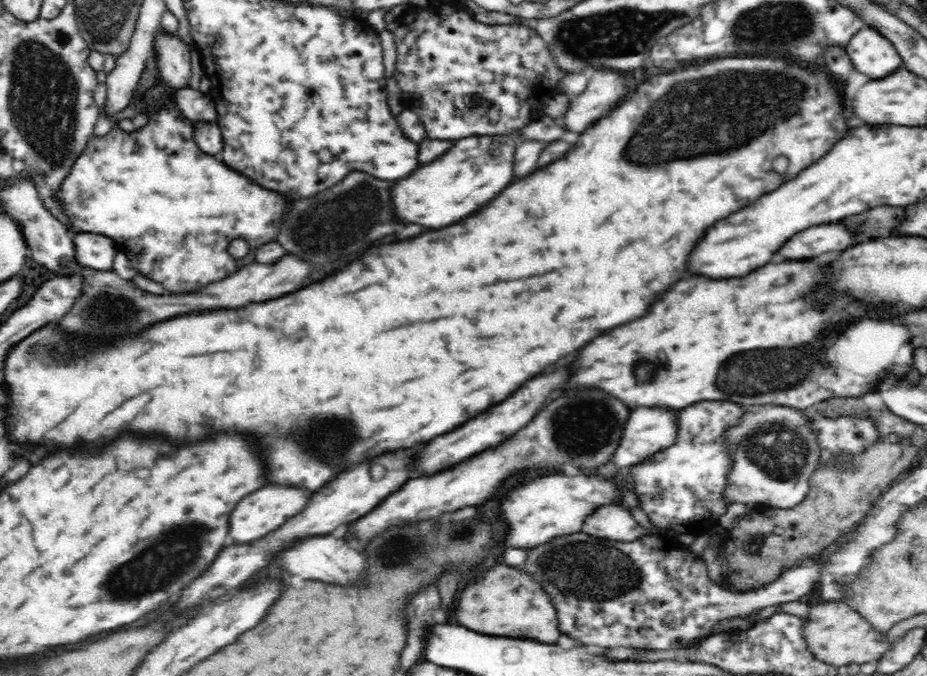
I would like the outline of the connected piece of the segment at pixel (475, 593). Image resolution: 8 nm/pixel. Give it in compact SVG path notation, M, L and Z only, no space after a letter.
M494 564L492 568L478 574L472 582L468 582L468 586L460 594L452 618L456 618L460 626L466 626L476 632L514 638L522 636L538 640L542 644L554 644L561 634L554 624L552 604L550 600L546 600L546 594L538 588L538 582L534 582L524 572L504 564Z

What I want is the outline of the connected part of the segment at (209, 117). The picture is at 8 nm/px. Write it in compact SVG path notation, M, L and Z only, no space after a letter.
M186 87L178 89L174 96L175 106L178 110L192 122L206 121L216 122L216 105L206 94L199 90Z

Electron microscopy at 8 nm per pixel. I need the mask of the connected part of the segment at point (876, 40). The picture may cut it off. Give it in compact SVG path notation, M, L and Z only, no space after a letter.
M870 26L861 28L846 45L846 52L858 72L868 74L870 78L885 78L904 63L890 40L874 30Z

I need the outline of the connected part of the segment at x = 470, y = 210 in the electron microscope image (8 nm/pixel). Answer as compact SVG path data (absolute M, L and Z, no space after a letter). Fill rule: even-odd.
M466 137L464 140L458 140L444 156L430 162L428 166L418 168L412 176L408 176L392 188L394 212L404 222L440 228L454 224L484 208L514 178L514 144L510 142L515 141L510 137ZM480 142L488 144L490 150L496 152L496 156L486 156L486 148ZM480 152L488 160L480 162Z

